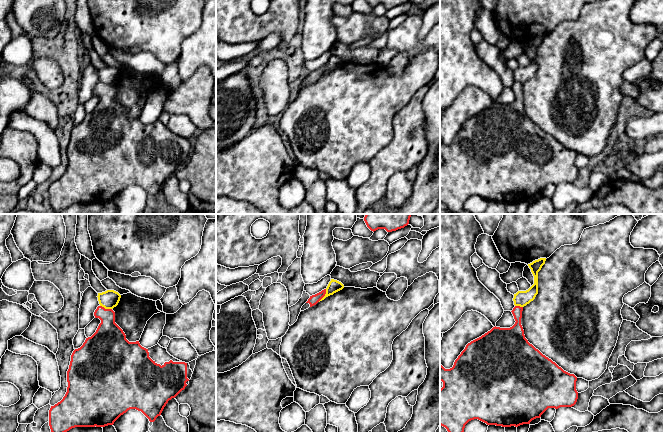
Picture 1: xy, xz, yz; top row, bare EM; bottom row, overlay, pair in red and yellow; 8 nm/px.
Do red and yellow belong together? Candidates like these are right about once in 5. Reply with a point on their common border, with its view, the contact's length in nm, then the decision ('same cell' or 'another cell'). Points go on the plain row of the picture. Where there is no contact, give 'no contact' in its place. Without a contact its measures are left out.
xz (324, 71) | 120 nm | another cell

